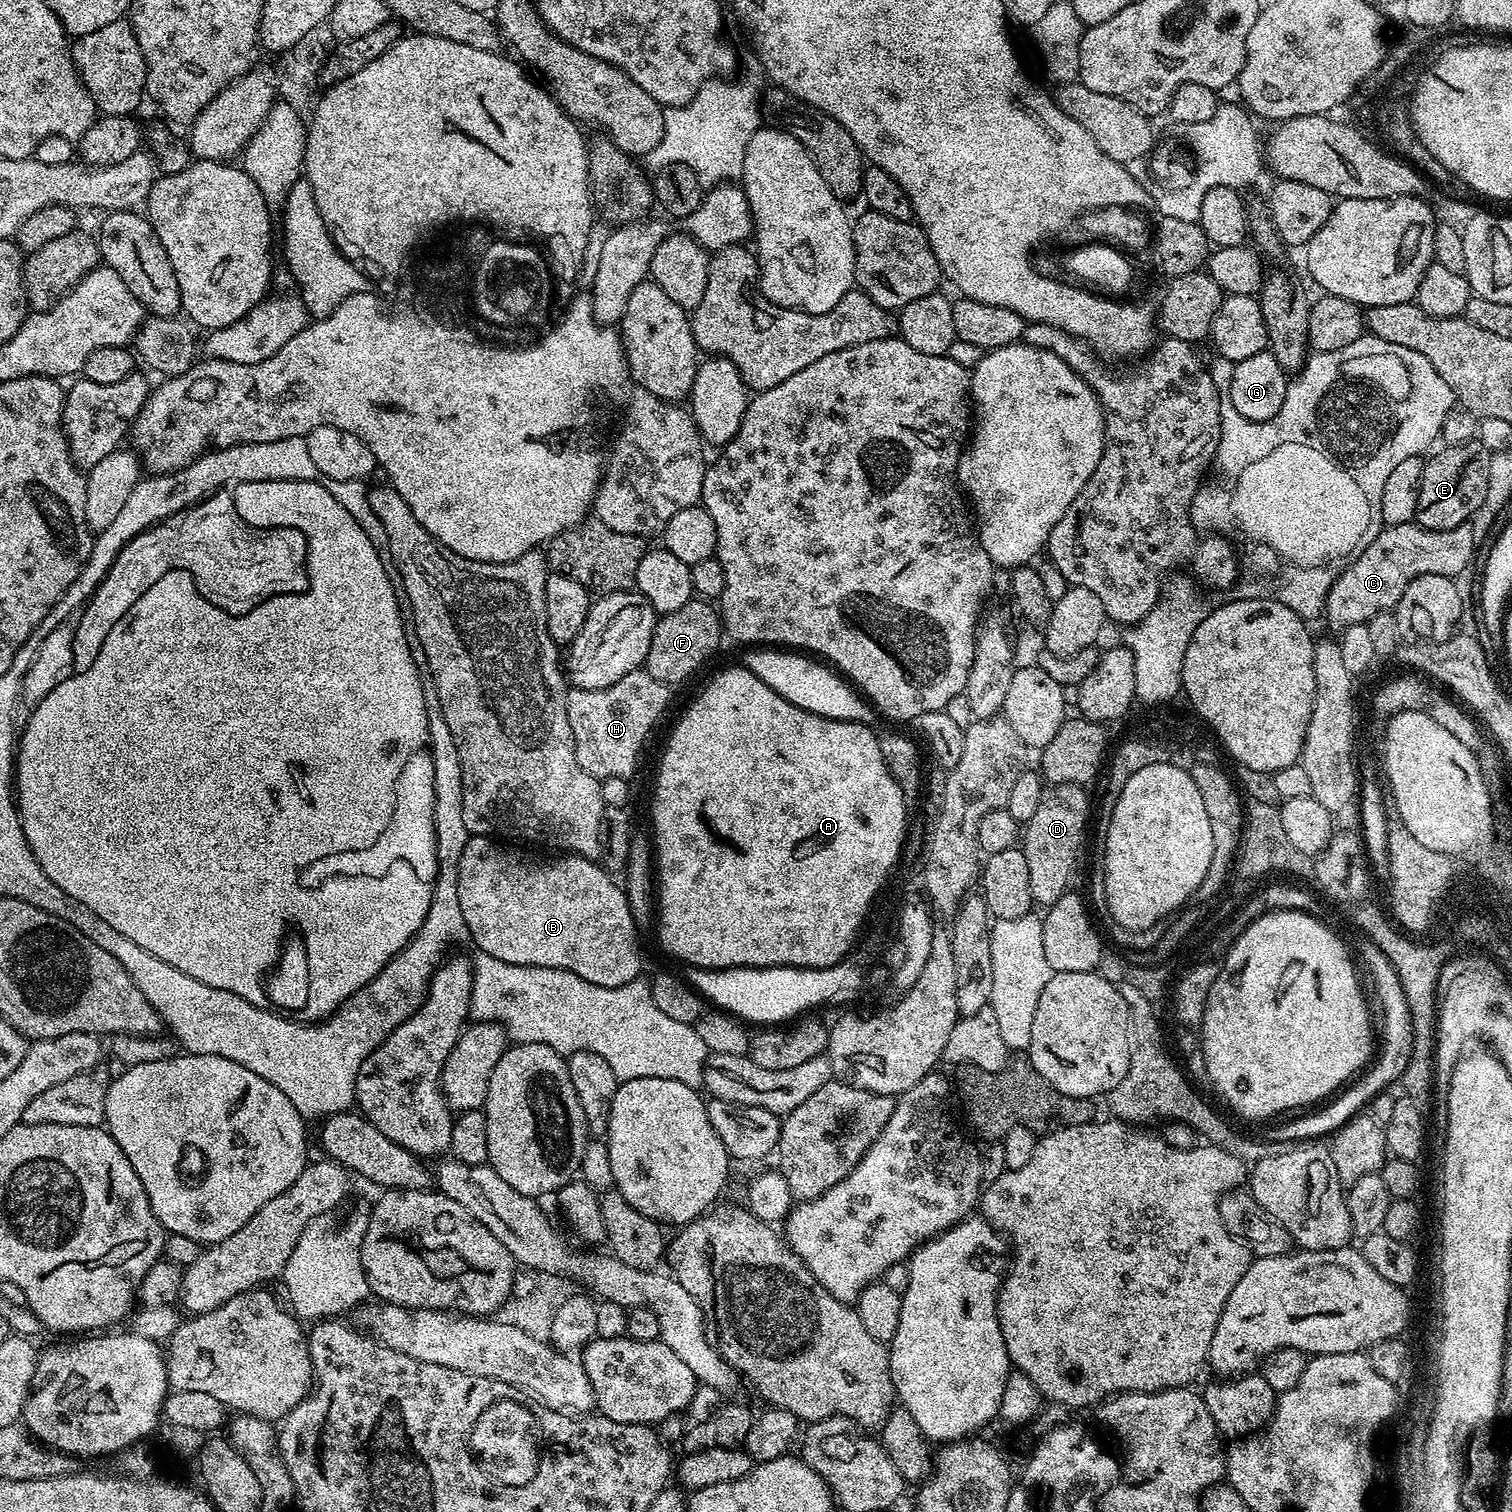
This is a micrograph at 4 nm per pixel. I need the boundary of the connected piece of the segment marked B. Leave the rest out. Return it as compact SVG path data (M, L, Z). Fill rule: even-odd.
M469 835L466 850L462 850L462 858L458 858L458 902L462 906L462 918L468 927L468 936L477 944L480 952L490 954L494 958L502 958L502 962L525 964L526 966L542 966L543 968L561 968L578 974L586 982L594 986L622 986L626 982L637 979L640 972L640 944L636 941L638 929L632 911L628 905L628 894L623 887L615 884L613 877L597 861L587 860L571 854L561 855L560 860L539 860L528 852L519 852L516 846L505 846L497 842L491 835Z

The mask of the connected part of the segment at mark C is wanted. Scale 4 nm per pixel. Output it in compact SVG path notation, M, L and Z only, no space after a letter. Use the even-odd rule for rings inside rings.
M1476 516L1450 530L1426 530L1415 522L1381 527L1378 538L1332 581L1332 588L1324 599L1323 619L1328 619L1329 626L1337 630L1367 624L1374 614L1395 609L1414 578L1422 574L1459 577L1459 572L1466 571L1468 563L1475 558L1480 543L1489 539L1488 529L1489 522Z

